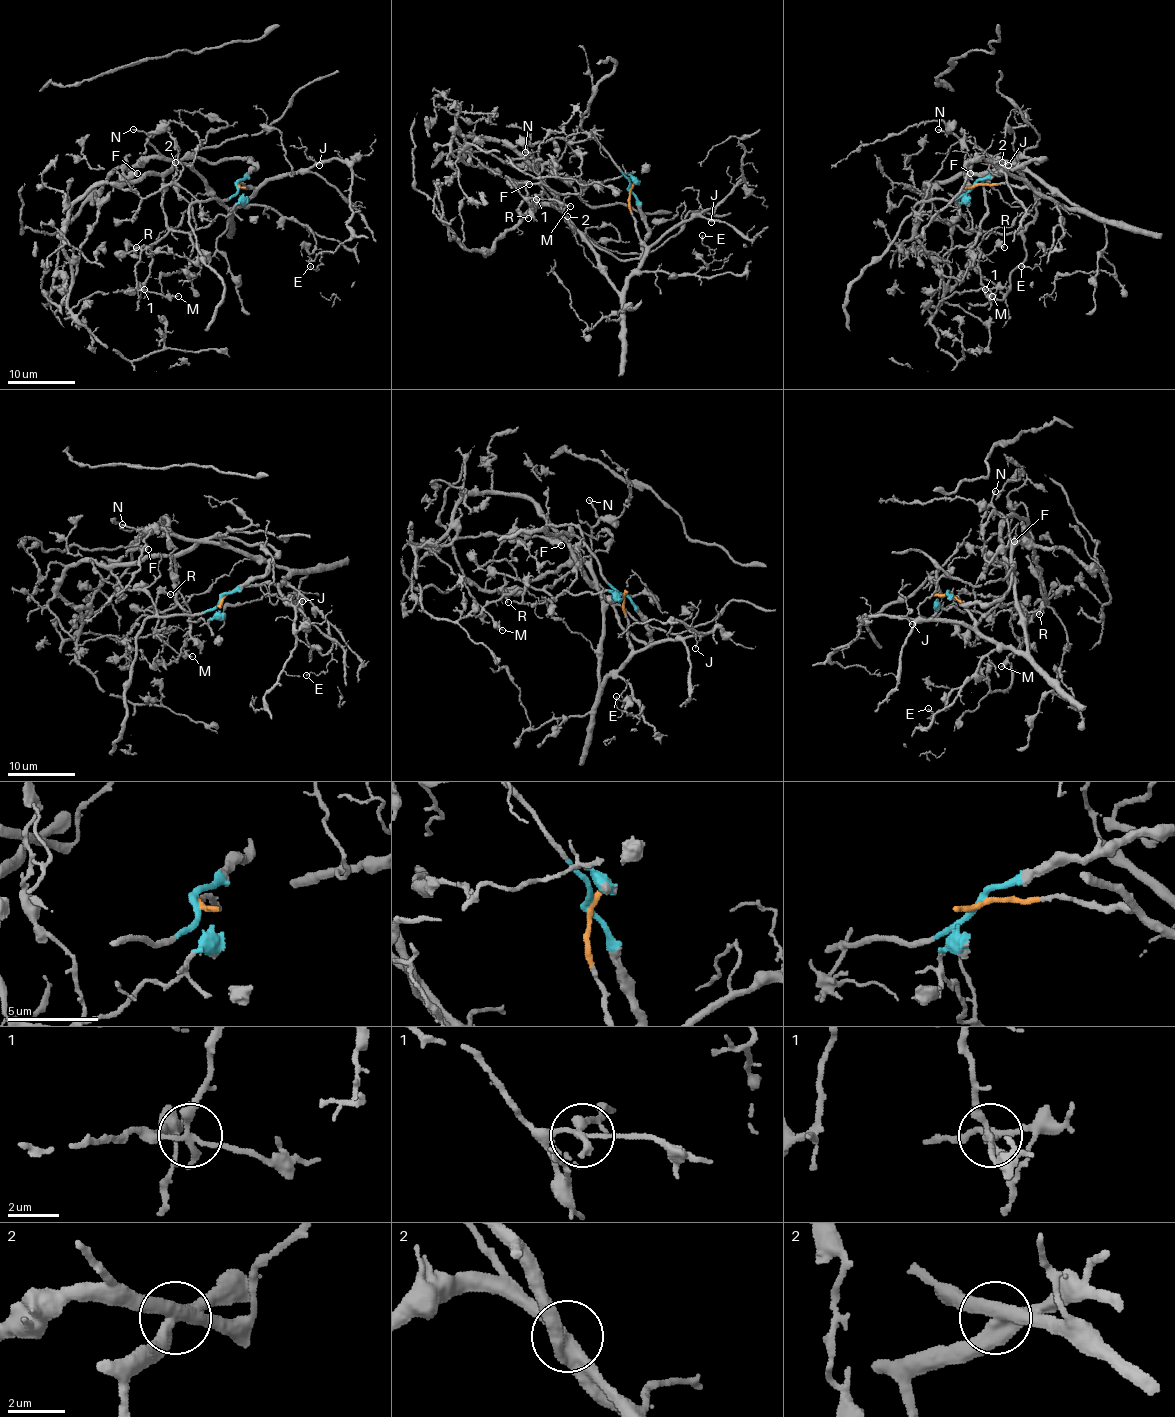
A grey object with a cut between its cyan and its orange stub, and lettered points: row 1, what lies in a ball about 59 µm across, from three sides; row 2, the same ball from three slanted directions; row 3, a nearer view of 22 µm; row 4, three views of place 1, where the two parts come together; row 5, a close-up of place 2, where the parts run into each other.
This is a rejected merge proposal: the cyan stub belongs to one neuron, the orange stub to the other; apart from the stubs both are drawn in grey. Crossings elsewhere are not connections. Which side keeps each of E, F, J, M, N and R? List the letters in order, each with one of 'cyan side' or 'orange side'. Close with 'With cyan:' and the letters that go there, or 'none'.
E: orange side
F: cyan side
J: orange side
M: cyan side
N: orange side
R: cyan side
With cyan: F, M, R

